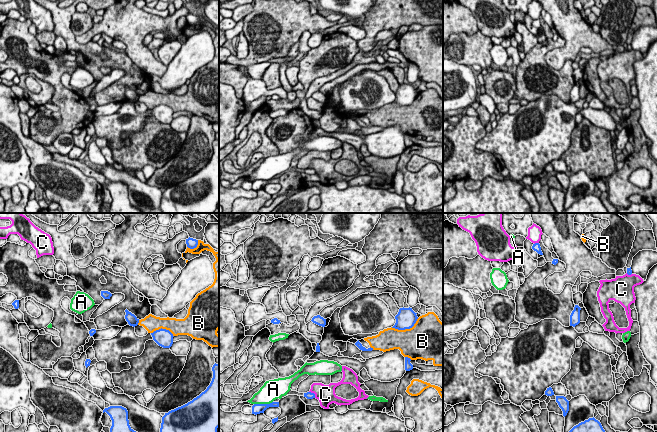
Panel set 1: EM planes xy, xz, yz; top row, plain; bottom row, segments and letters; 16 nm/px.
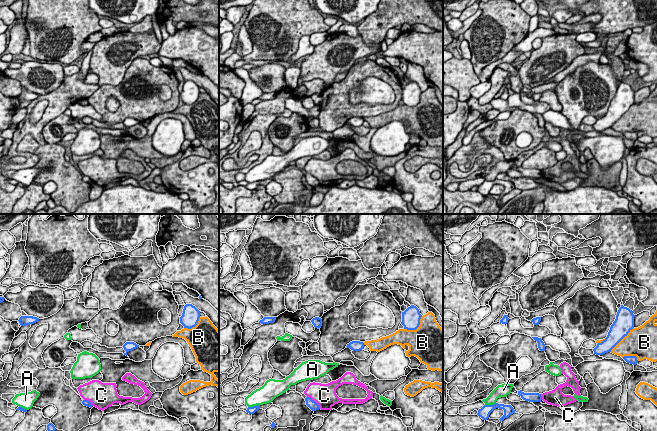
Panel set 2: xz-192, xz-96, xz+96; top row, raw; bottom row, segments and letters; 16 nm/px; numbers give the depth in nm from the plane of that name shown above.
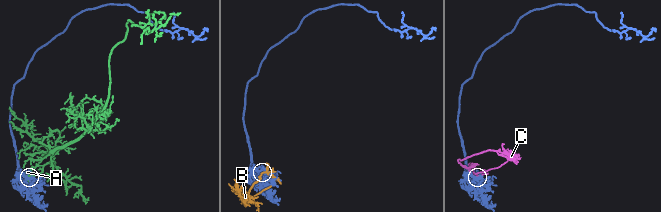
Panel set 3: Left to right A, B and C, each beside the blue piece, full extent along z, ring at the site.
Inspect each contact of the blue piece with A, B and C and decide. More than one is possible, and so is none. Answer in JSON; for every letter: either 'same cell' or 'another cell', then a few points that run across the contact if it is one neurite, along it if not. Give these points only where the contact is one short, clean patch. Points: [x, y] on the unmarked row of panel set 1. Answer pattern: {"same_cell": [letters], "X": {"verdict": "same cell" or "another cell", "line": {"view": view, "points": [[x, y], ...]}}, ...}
{"same_cell": [], "A": {"verdict": "another cell"}, "B": {"verdict": "another cell"}, "C": {"verdict": "another cell"}}

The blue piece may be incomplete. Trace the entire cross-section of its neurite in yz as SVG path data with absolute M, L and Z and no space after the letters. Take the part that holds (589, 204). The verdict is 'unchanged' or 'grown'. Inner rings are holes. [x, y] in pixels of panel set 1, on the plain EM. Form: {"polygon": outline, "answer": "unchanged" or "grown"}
{"polygon": "M594 193L574 202L563 213L609 213L601 199Z", "answer": "unchanged"}

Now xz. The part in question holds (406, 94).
{"polygon": "M400 84L398 90L395 92L396 99L392 104L398 106L410 105L416 99L418 93L412 84Z", "answer": "unchanged"}

